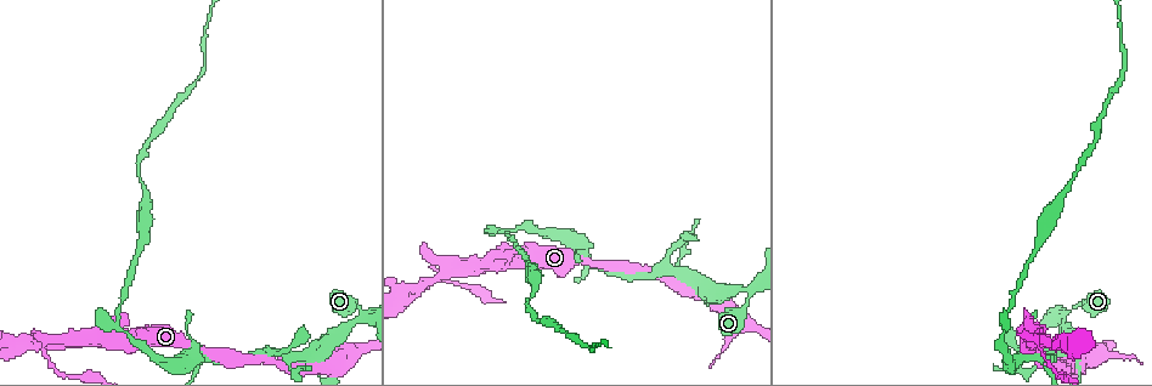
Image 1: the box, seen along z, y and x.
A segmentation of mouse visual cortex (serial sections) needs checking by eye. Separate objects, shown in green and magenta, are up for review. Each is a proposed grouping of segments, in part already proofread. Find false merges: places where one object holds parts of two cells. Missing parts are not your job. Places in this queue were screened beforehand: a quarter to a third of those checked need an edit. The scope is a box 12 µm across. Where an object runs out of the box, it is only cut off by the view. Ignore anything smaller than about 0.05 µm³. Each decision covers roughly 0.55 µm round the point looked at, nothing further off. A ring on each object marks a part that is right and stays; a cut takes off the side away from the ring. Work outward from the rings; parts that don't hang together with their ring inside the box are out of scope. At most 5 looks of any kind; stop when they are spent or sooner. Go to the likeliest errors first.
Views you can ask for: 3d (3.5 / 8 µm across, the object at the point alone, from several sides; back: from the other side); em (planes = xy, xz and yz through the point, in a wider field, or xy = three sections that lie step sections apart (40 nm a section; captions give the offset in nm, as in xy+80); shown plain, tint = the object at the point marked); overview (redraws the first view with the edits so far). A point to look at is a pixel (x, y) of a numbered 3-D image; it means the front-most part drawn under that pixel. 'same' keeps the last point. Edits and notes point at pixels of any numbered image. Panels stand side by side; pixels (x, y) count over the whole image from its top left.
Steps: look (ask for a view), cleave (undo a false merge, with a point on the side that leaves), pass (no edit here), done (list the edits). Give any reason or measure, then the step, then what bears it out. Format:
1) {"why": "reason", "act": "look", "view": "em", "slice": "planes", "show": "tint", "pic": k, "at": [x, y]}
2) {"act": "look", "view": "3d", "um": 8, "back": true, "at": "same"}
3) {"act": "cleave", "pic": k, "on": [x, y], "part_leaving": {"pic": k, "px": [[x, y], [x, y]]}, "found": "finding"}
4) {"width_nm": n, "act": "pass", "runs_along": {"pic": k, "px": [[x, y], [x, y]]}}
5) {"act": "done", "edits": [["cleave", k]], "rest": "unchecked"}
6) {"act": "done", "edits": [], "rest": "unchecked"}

{"why": "a fork", "act": "look", "view": "3d", "um": 3.5, "pic": 1, "at": [62, 340]}

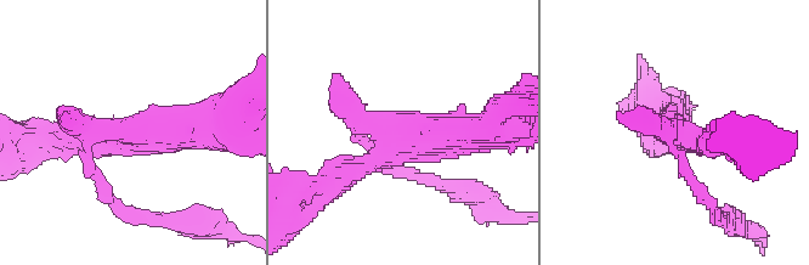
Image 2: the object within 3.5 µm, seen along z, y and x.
{"act": "look", "view": "em", "slice": "xy", "step": 5, "show": "tint", "pic": 2, "at": [399, 132]}

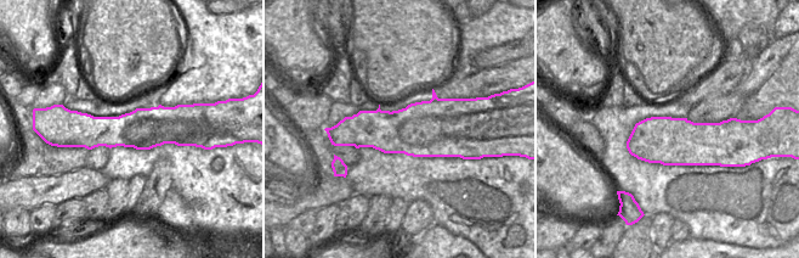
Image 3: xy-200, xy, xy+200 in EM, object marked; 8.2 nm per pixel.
{"width_nm": 460, "act": "cleave", "pic": 2, "on": [695, 185], "part_leaving": {"pic": 2, "px": [[673, 150], [682, 169], [719, 218]]}, "found": "two cells meet here"}

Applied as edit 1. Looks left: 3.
{"why": "three arms meet", "act": "look", "view": "3d", "um": 3.5, "pic": 1, "at": [1064, 316]}

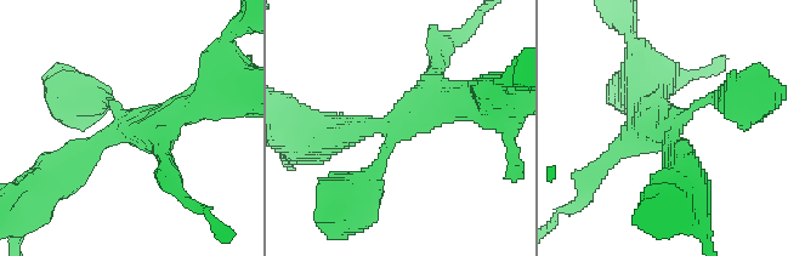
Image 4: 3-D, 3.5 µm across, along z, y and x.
{"act": "look", "view": "em", "slice": "xy", "step": 5, "show": "tint", "pic": 4, "at": [392, 128]}

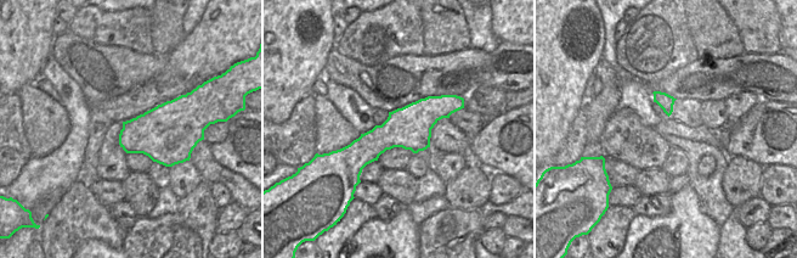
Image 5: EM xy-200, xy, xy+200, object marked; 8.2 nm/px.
{"why": "cut it another way", "act": "look", "view": "em", "slice": "planes", "show": "tint", "at": "same"}

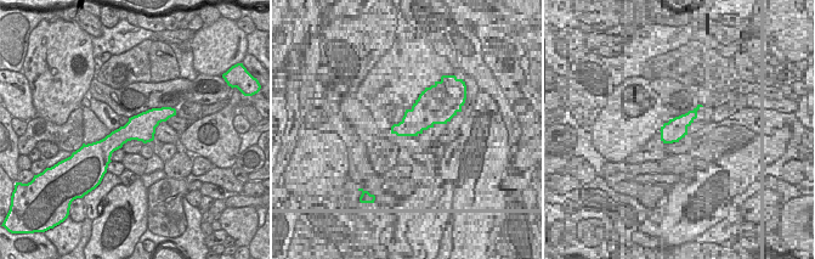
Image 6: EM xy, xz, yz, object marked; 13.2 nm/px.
{"arms": 3, "arm_widths_nm": [300, 400, 450], "act": "pass", "runs_along": {"pic": 6, "px": [[169, 111], [123, 134], [105, 151]]}, "found": "continuous, no second cell"}

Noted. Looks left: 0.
{"act": "done", "edits": [["cleave", 2]], "rest": "unchecked"}

